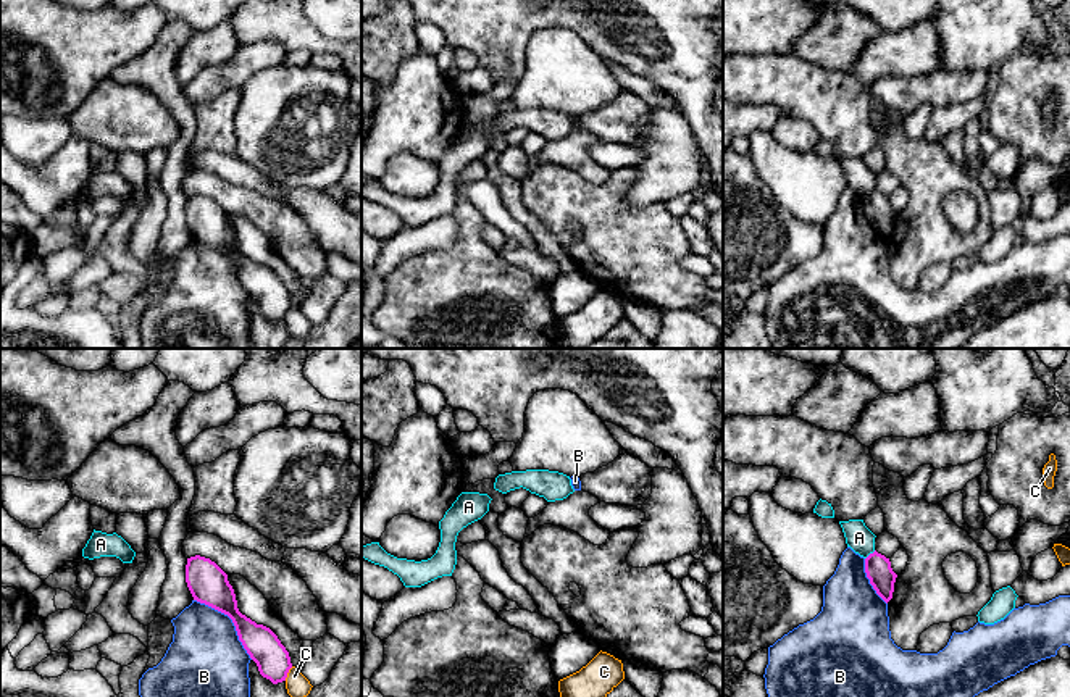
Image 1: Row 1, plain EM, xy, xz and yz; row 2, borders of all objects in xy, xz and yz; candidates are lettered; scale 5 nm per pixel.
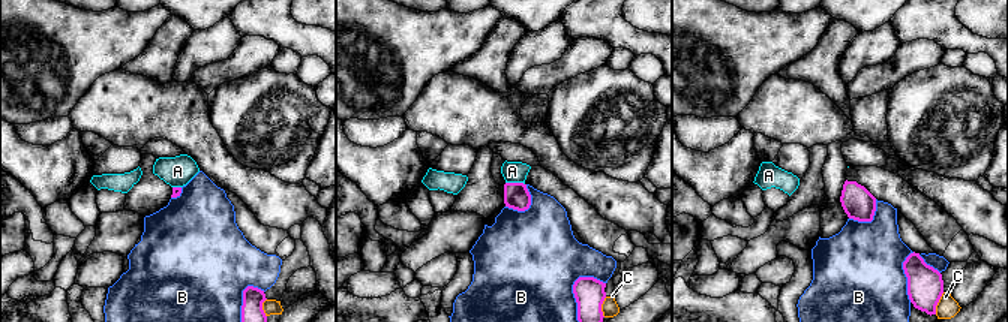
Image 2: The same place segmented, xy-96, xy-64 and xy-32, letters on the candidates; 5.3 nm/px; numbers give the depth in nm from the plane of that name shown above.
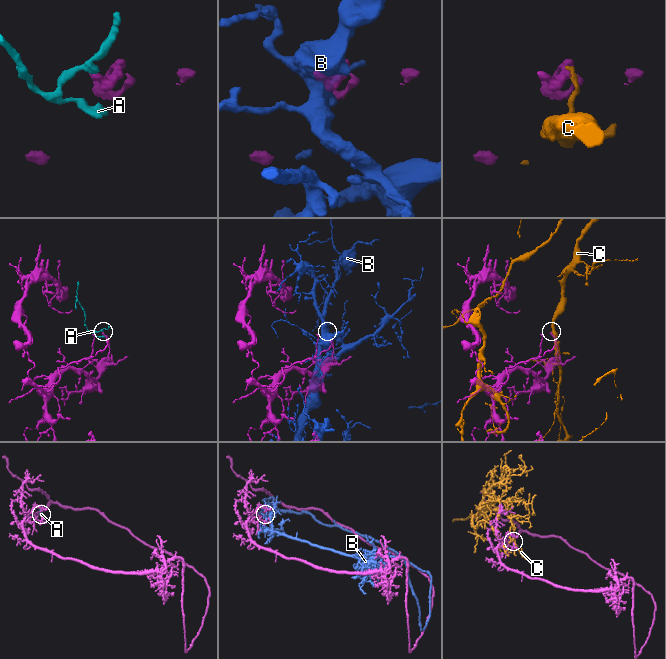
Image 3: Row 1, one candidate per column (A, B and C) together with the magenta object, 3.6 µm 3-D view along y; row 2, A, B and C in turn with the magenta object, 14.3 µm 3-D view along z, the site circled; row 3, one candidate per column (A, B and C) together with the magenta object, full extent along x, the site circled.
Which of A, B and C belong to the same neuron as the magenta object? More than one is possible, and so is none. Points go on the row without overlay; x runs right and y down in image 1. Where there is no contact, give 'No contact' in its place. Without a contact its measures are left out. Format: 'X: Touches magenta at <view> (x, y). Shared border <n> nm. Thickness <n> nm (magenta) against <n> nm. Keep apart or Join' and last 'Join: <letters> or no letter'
A: Touches magenta at yz (870, 192). Shared border 70 nm. Thickness 130 nm (magenta) against 140 nm. Keep apart
B: Touches magenta at xy (233, 260). Shared border 420 nm. Thickness 200 nm (magenta) against 400 nm. Keep apart
C: Touches magenta at xy (288, 310). Shared border 80 nm. Thickness 170 nm (magenta) against 120 nm. Keep apart
Join: no letter

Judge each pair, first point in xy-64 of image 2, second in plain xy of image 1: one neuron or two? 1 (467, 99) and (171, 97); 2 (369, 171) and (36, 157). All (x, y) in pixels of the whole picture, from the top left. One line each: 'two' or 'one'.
1: two
2: two

